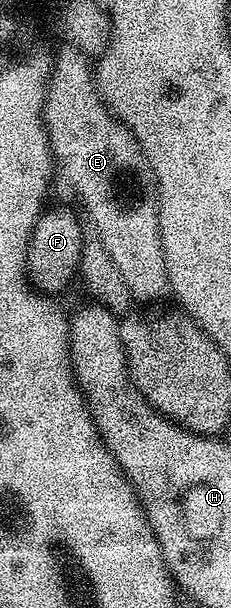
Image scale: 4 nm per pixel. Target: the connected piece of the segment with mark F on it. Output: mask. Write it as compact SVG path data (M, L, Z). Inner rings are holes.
M63 206L44 209L31 229L31 239L27 245L27 277L36 290L48 295L59 293L76 280L82 260L83 232L79 223L80 215L66 210Z

